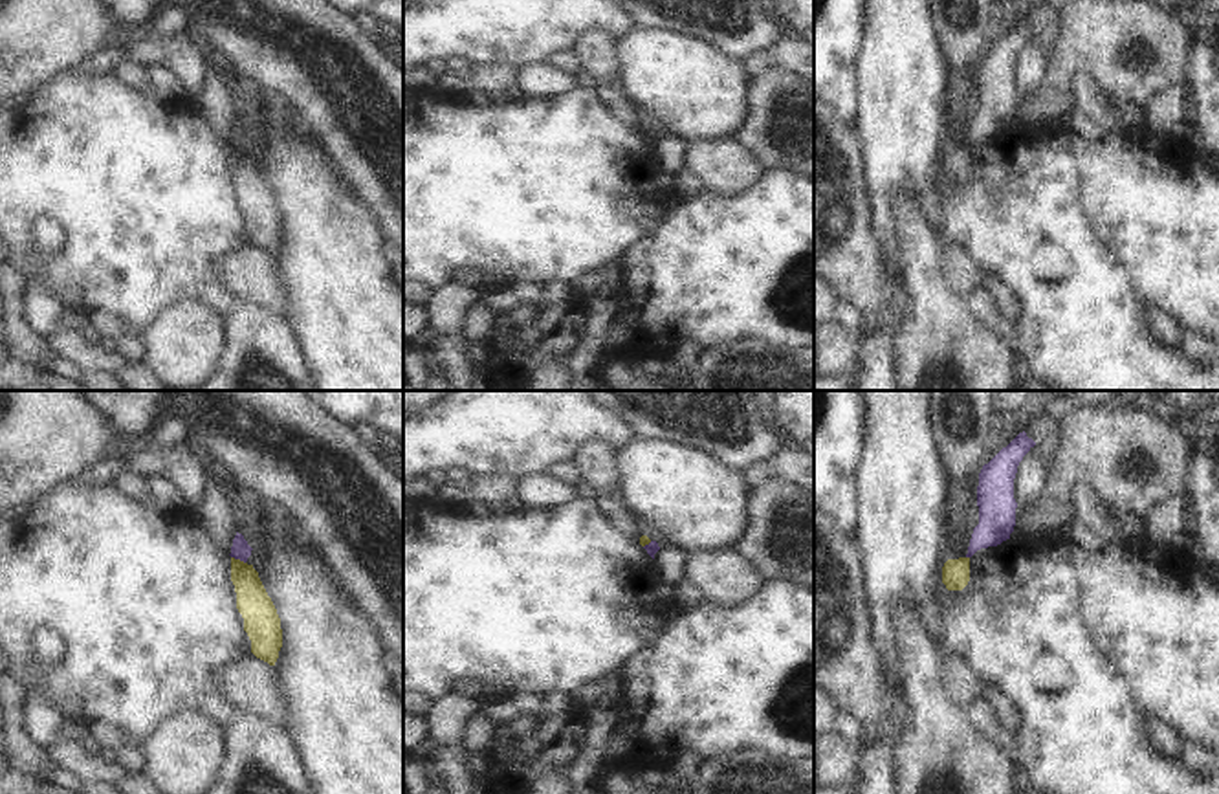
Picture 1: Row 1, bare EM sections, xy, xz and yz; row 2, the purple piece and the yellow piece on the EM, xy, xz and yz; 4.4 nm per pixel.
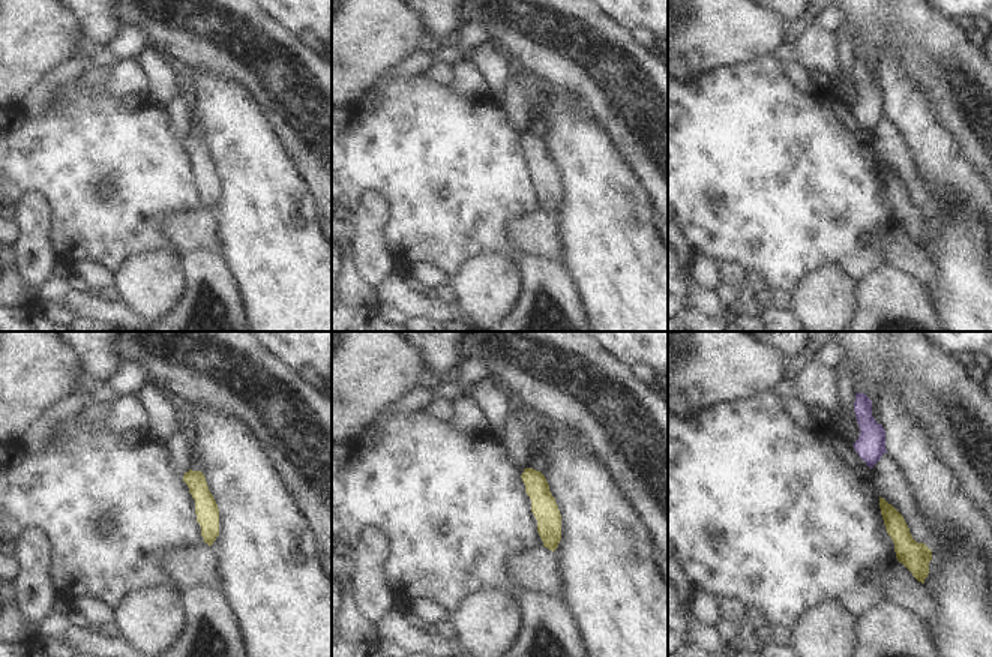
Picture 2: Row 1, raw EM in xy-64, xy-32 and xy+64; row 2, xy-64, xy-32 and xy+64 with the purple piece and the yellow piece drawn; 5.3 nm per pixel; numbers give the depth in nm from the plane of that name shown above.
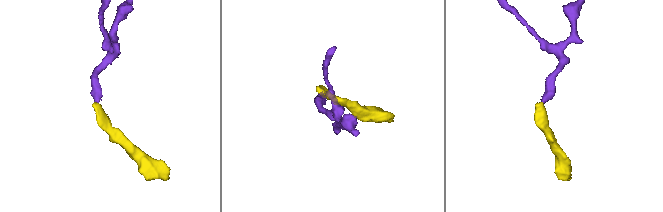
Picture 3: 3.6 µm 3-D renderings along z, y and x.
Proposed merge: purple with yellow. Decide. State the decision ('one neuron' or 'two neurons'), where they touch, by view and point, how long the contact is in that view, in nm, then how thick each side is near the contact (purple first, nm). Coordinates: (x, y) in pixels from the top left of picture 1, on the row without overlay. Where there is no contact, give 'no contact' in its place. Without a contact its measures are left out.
two neurons; contact xy (239, 147); length 70 nm; calibres 80 and 150 nm

